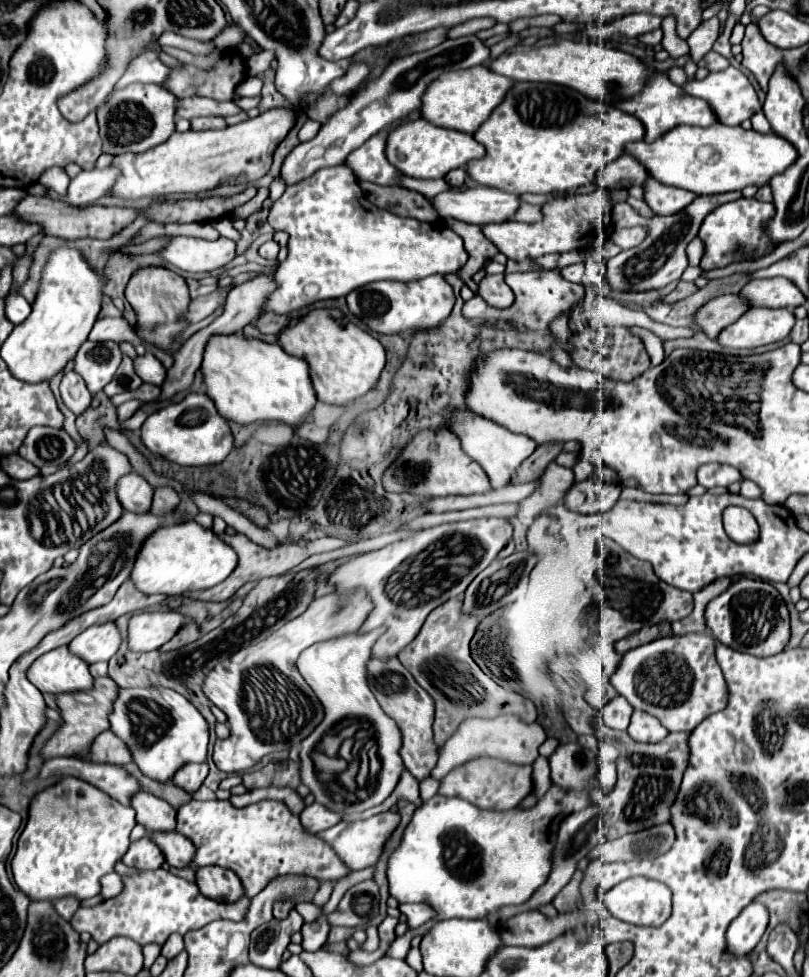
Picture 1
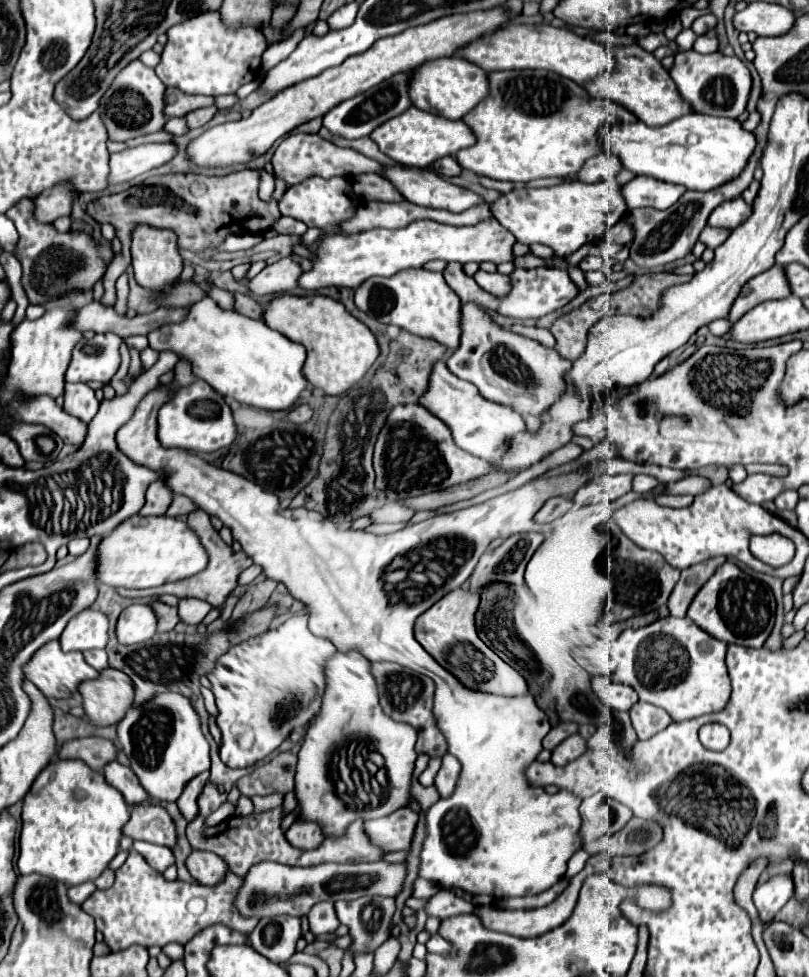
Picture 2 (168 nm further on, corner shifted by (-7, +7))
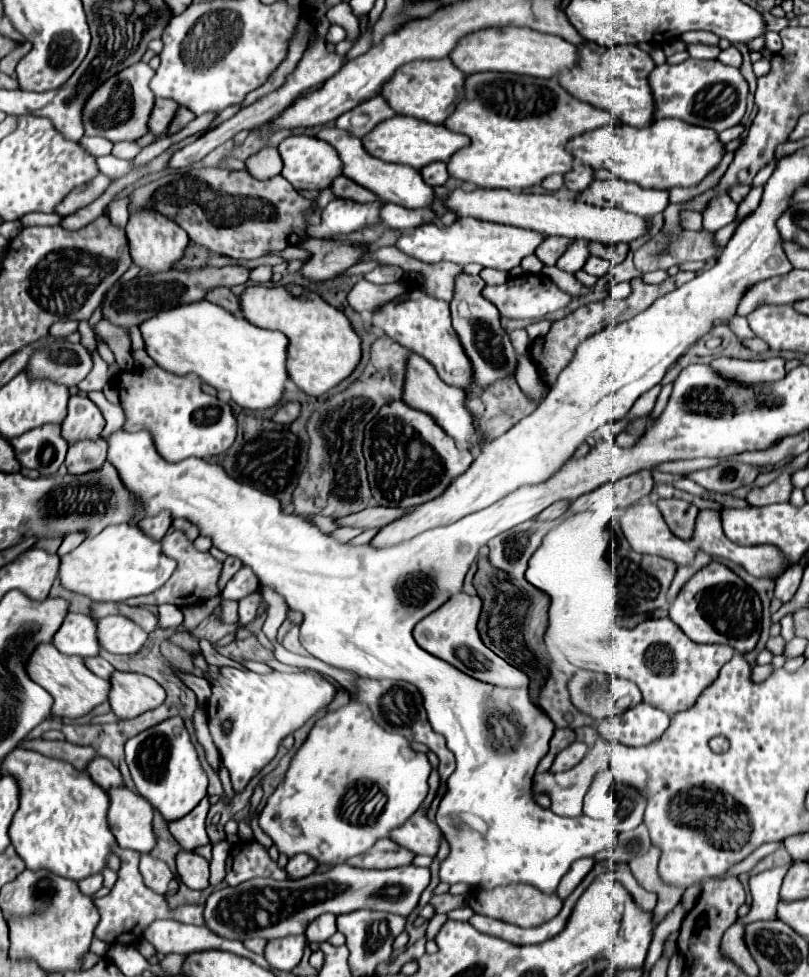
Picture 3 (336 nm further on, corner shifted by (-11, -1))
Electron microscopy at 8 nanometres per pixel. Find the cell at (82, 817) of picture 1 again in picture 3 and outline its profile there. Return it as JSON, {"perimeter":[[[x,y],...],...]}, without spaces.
{"perimeter":[[[16,747],[4,759],[2,773],[16,775],[20,783],[20,809],[8,833],[26,869],[46,869],[54,875],[82,881],[106,867],[106,859],[116,843],[106,819],[110,797],[86,771],[74,771],[70,763]]]}

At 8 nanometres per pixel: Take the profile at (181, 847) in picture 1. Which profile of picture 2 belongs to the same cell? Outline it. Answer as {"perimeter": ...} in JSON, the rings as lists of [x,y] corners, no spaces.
{"perimeter":[[[138,803],[132,805],[130,819],[122,827],[122,835],[134,839],[134,841],[150,841],[156,845],[174,847],[176,843],[176,831],[170,815],[166,809],[154,803]]]}

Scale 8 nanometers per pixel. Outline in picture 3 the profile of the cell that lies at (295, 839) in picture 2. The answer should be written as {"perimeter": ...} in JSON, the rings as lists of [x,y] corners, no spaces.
{"perimeter":[[[294,855],[288,859],[288,865],[286,865],[286,871],[290,875],[290,879],[300,879],[300,877],[306,877],[310,873],[314,873],[314,869],[318,867],[318,861],[314,861],[310,855]]]}

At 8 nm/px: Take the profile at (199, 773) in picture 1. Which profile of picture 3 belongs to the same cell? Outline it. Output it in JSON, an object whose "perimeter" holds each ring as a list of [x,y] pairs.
{"perimeter":[[[204,797],[188,815],[170,823],[170,833],[176,837],[176,841],[182,845],[182,849],[192,851],[198,845],[210,843],[206,829],[204,829],[208,809],[210,809],[210,801],[208,801],[208,797]]]}

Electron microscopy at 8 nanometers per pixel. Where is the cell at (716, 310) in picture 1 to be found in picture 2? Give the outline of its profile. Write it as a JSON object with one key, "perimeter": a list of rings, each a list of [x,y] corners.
{"perimeter":[[[776,263],[768,271],[750,279],[750,283],[746,283],[746,287],[742,287],[740,297],[734,301],[734,307],[730,311],[730,321],[736,323],[746,311],[750,311],[752,307],[756,307],[764,301],[784,299],[790,295],[792,295],[792,289],[790,289],[790,283],[786,281],[784,265]]]}

